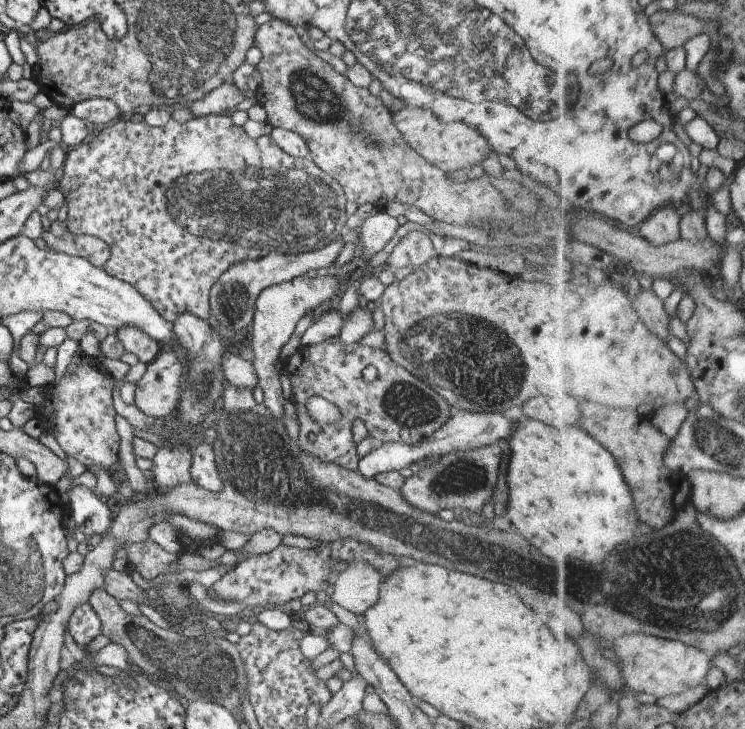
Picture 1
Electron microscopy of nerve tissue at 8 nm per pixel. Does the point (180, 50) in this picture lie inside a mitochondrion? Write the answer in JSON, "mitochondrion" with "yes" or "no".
{"mitochondrion":"yes"}

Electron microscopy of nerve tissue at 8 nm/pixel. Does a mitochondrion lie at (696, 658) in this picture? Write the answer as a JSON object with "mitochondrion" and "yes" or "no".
{"mitochondrion":"no"}

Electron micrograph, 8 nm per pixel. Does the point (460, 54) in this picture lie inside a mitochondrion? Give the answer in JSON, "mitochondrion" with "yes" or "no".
{"mitochondrion":"yes"}

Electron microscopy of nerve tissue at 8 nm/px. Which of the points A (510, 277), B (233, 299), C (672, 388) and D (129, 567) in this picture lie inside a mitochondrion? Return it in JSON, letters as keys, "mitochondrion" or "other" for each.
{"A":"other","B":"mitochondrion","C":"other","D":"other"}

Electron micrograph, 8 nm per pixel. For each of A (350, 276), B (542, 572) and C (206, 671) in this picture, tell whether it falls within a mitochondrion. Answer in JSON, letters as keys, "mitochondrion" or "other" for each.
{"A":"other","B":"other","C":"mitochondrion"}

